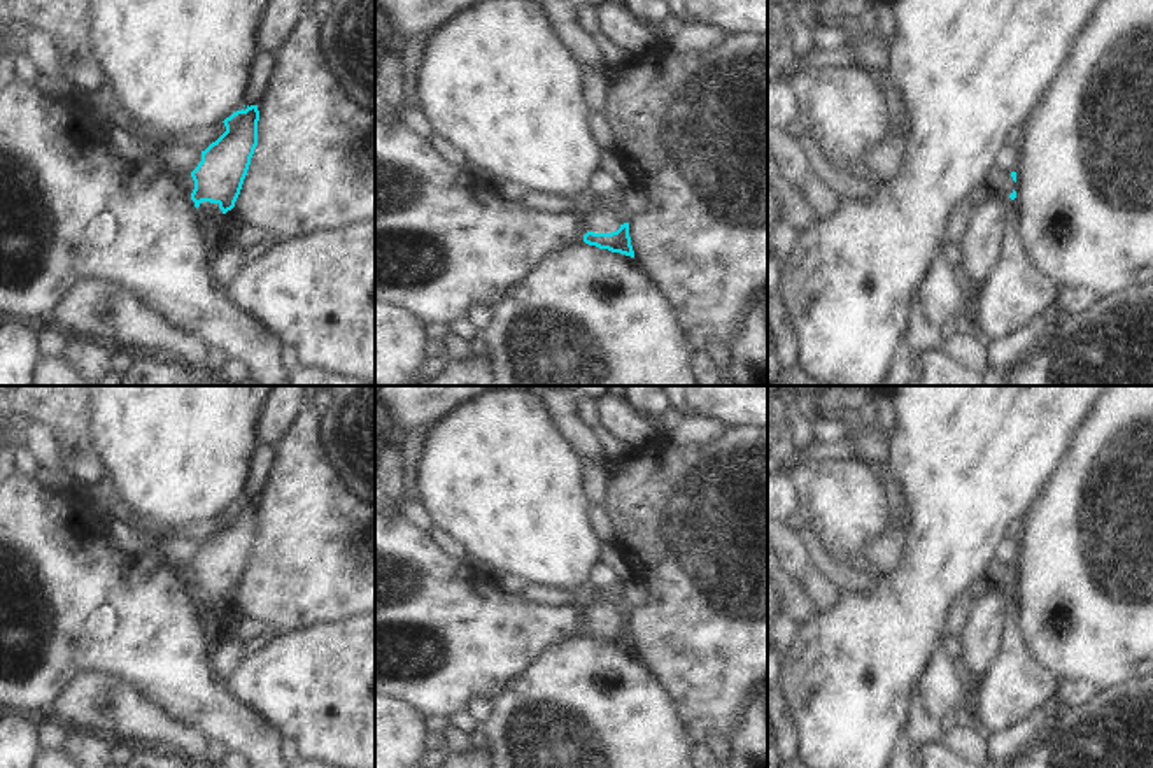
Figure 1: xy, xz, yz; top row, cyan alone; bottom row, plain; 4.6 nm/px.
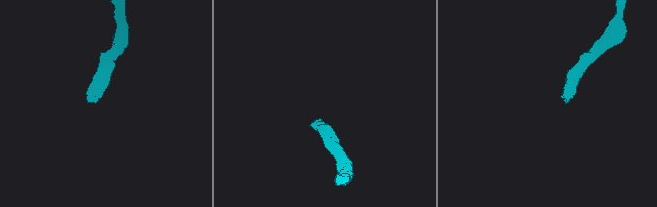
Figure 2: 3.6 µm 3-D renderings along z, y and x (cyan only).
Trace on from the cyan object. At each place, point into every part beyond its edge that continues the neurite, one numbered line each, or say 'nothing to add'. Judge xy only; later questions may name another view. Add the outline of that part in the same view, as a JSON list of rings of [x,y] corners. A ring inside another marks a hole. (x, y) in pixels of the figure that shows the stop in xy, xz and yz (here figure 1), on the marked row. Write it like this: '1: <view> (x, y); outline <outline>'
1: xy (209, 214); outline [[[202,202],[200,207],[196,209],[196,216],[203,233],[210,240],[217,240],[219,224],[223,219],[223,210],[219,209],[219,203]]]

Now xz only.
1: xz (608, 216); outline [[[601,200],[599,205],[587,214],[587,231],[612,233],[624,223],[629,223],[629,214],[613,200]]]

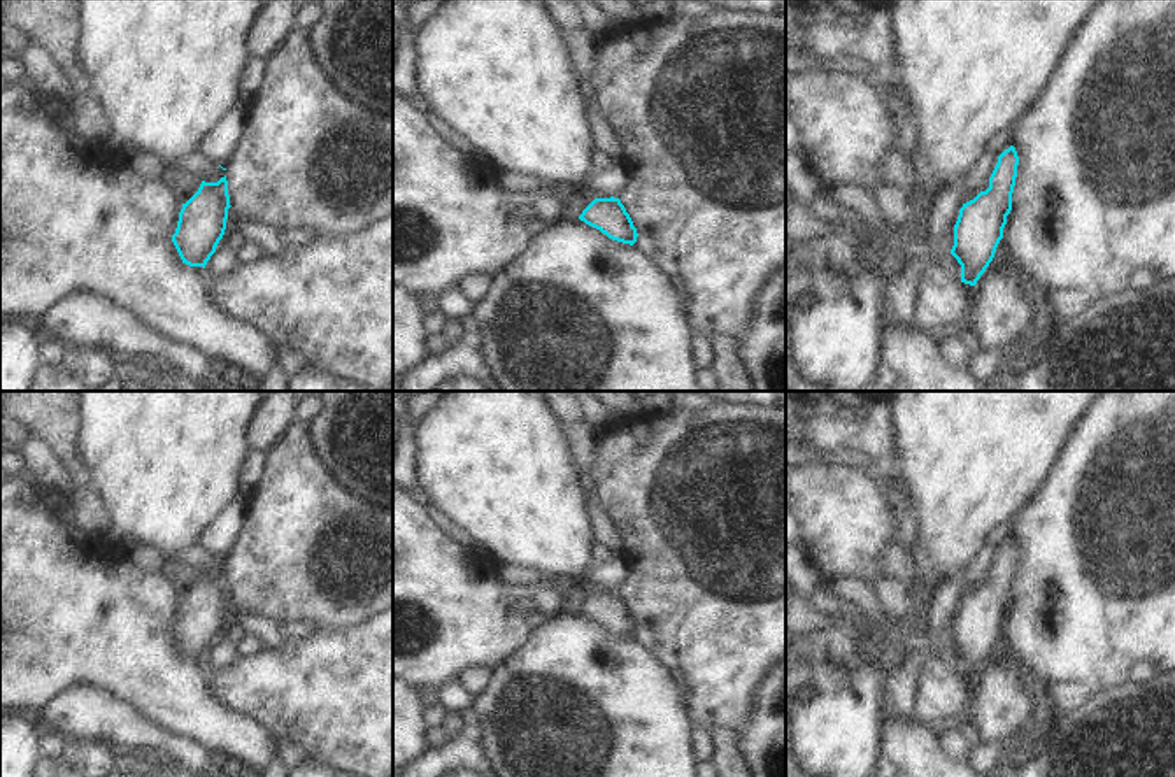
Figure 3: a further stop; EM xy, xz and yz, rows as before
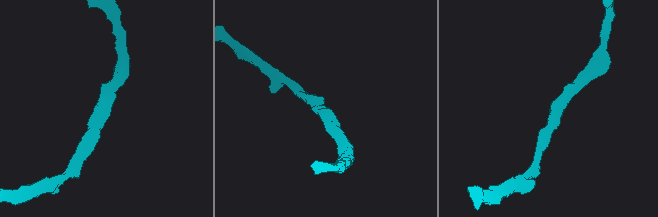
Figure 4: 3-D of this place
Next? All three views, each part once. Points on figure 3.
nothing to add

